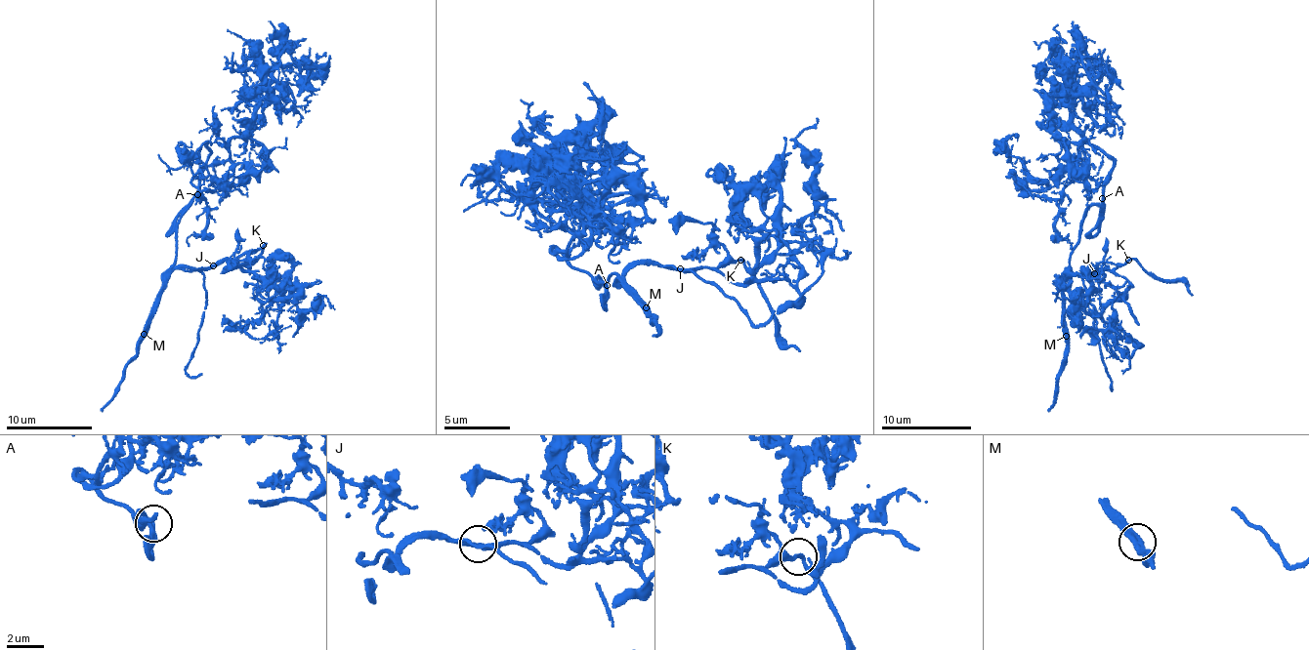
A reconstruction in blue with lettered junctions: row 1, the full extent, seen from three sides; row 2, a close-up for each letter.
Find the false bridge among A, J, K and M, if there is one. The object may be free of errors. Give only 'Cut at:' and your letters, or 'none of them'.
Cut at: none of them

